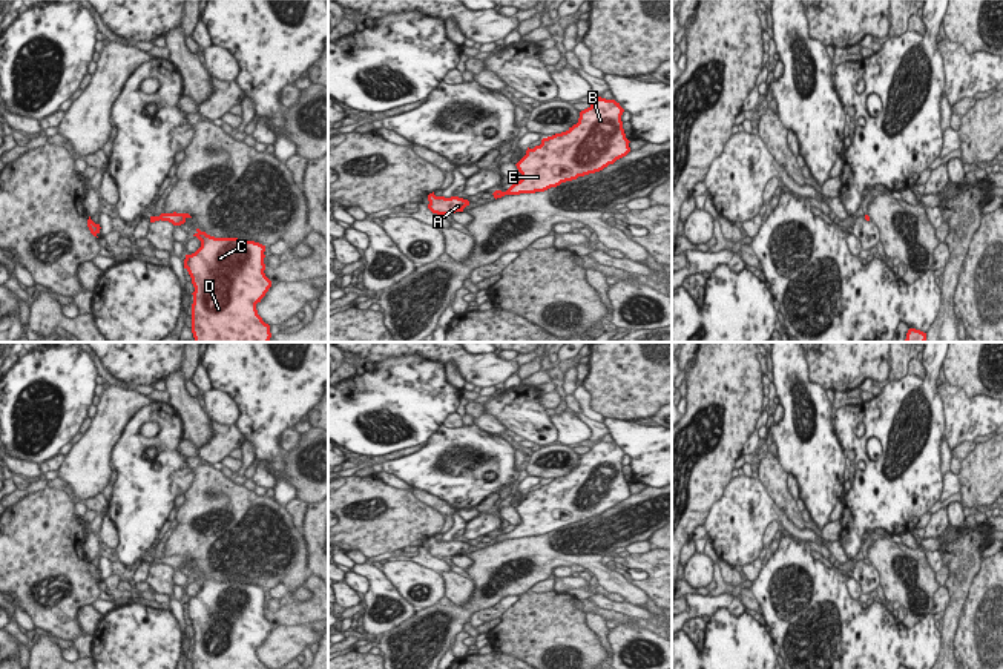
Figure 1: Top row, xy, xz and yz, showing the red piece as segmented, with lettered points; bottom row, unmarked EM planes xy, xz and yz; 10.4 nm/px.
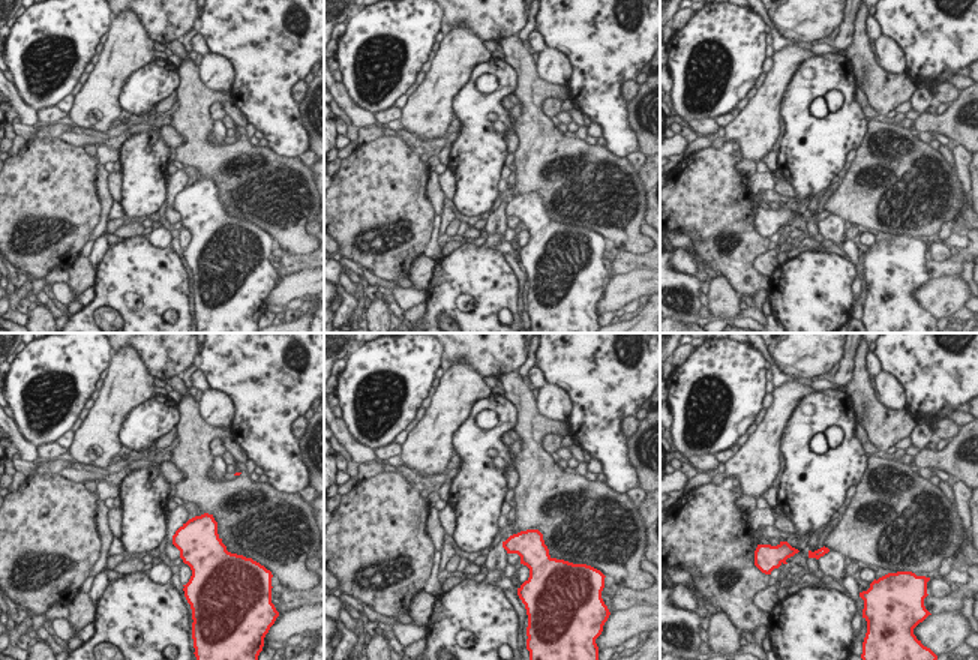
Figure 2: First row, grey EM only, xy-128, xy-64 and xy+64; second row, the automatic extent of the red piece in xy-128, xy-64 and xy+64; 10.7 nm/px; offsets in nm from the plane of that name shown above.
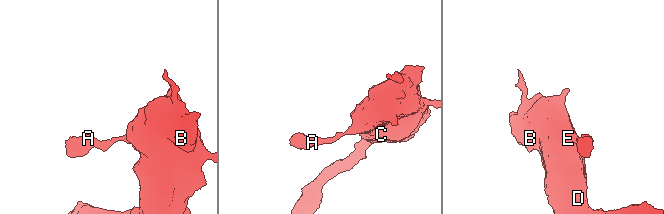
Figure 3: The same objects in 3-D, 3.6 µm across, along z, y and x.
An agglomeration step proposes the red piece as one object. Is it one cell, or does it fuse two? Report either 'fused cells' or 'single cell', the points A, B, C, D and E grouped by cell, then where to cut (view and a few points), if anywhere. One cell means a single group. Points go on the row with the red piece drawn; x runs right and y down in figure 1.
single cell; A B C D E; no cut

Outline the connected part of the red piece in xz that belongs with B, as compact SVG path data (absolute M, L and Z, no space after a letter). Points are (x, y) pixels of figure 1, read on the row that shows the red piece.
M594 98L590 106L580 112L578 123L566 132L543 138L540 146L526 150L526 155L515 164L521 180L514 183L506 192L495 190L494 198L505 195L535 193L557 187L561 183L595 173L613 164L630 152L629 140L623 129L624 109L615 100Z

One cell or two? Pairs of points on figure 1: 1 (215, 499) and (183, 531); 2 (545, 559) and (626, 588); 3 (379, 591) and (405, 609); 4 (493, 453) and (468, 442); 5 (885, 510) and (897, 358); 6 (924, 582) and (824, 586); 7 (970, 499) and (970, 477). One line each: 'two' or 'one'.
1: one
2: one
3: one
4: one
5: two
6: two
7: one

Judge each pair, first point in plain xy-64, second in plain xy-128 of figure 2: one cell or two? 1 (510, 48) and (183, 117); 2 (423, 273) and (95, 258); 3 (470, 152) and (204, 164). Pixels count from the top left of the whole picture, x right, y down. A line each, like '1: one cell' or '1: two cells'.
1: one cell
2: two cells
3: two cells

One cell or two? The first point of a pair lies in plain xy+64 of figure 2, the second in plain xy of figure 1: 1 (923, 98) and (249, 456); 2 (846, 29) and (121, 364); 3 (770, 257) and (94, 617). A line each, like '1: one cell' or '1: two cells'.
1: one cell
2: two cells
3: one cell

